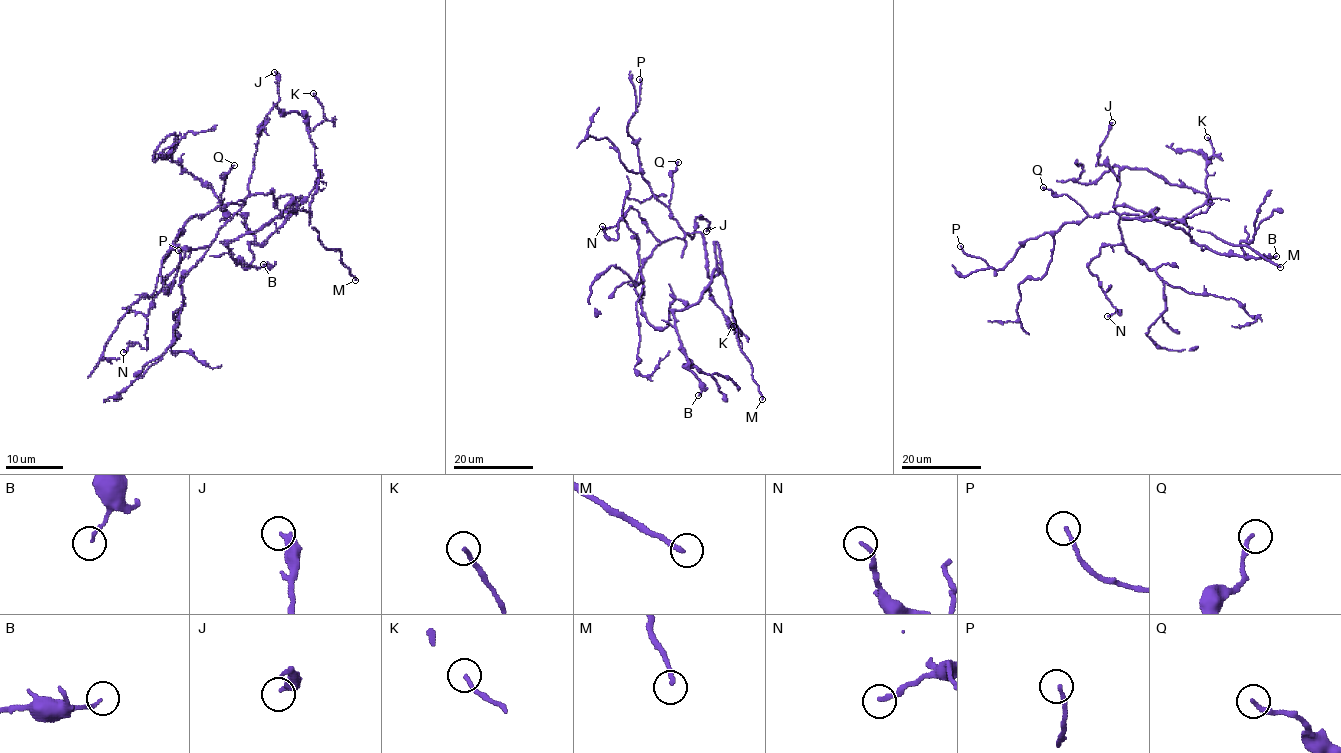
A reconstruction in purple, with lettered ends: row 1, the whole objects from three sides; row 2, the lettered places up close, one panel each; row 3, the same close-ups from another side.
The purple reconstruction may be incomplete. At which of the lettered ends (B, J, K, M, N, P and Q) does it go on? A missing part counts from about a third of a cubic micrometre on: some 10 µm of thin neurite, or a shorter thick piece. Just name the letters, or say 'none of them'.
M, P

